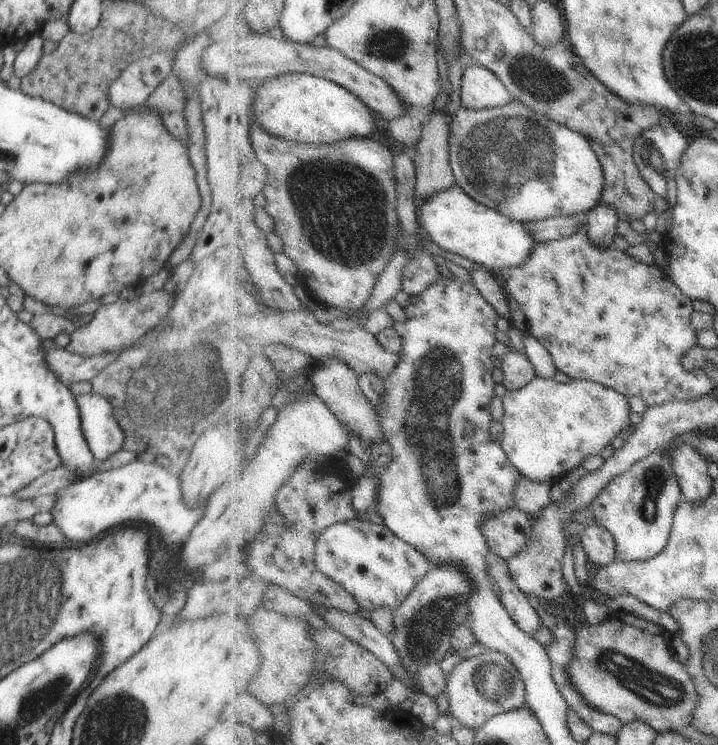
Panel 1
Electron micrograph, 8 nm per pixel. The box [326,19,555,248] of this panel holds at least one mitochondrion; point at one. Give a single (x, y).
(391, 45)

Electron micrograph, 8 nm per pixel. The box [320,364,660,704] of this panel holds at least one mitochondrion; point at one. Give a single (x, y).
(422, 637)

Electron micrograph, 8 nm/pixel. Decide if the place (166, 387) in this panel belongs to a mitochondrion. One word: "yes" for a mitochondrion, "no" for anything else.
yes

